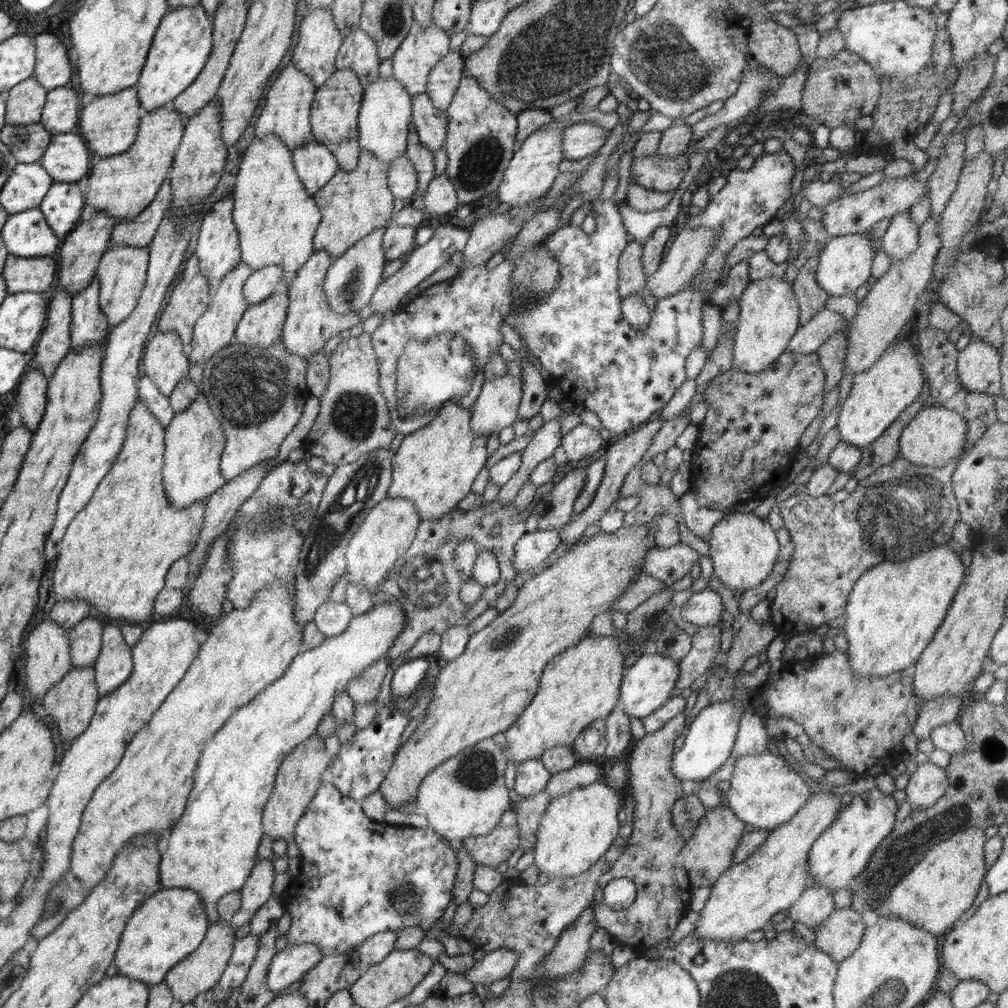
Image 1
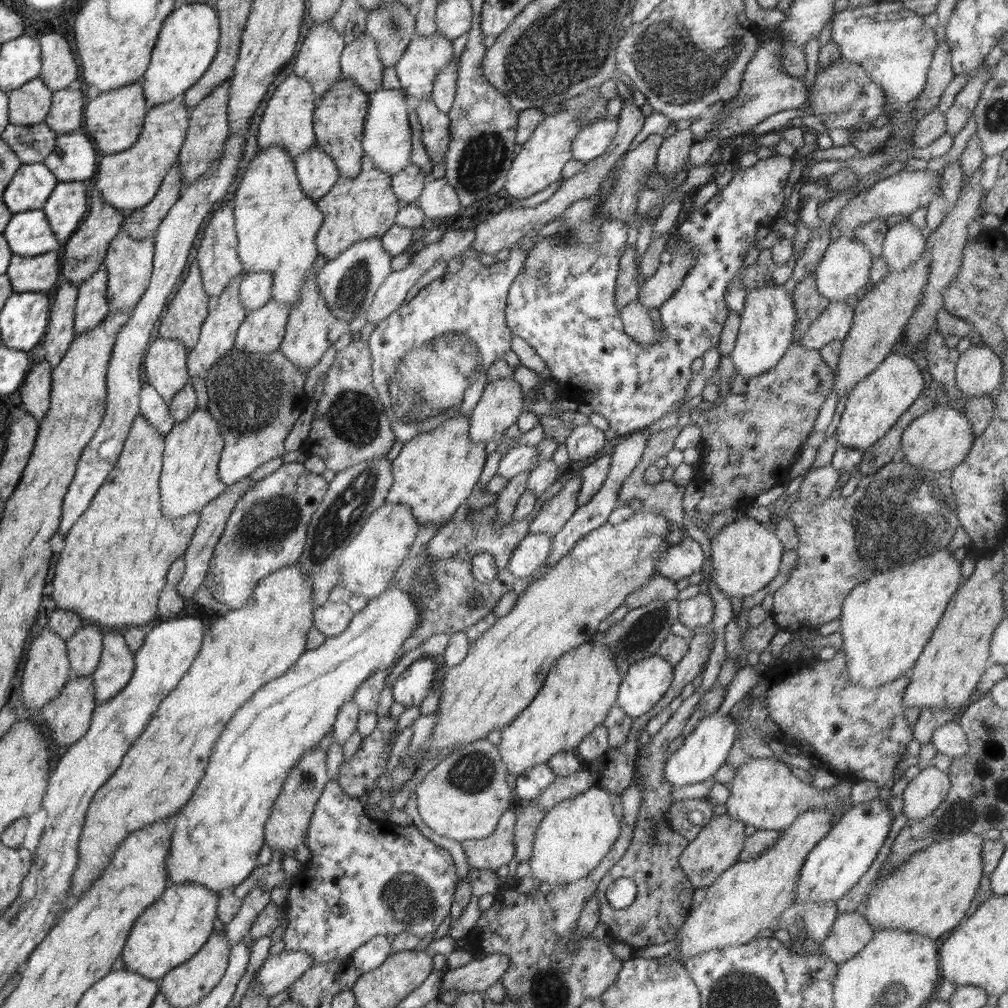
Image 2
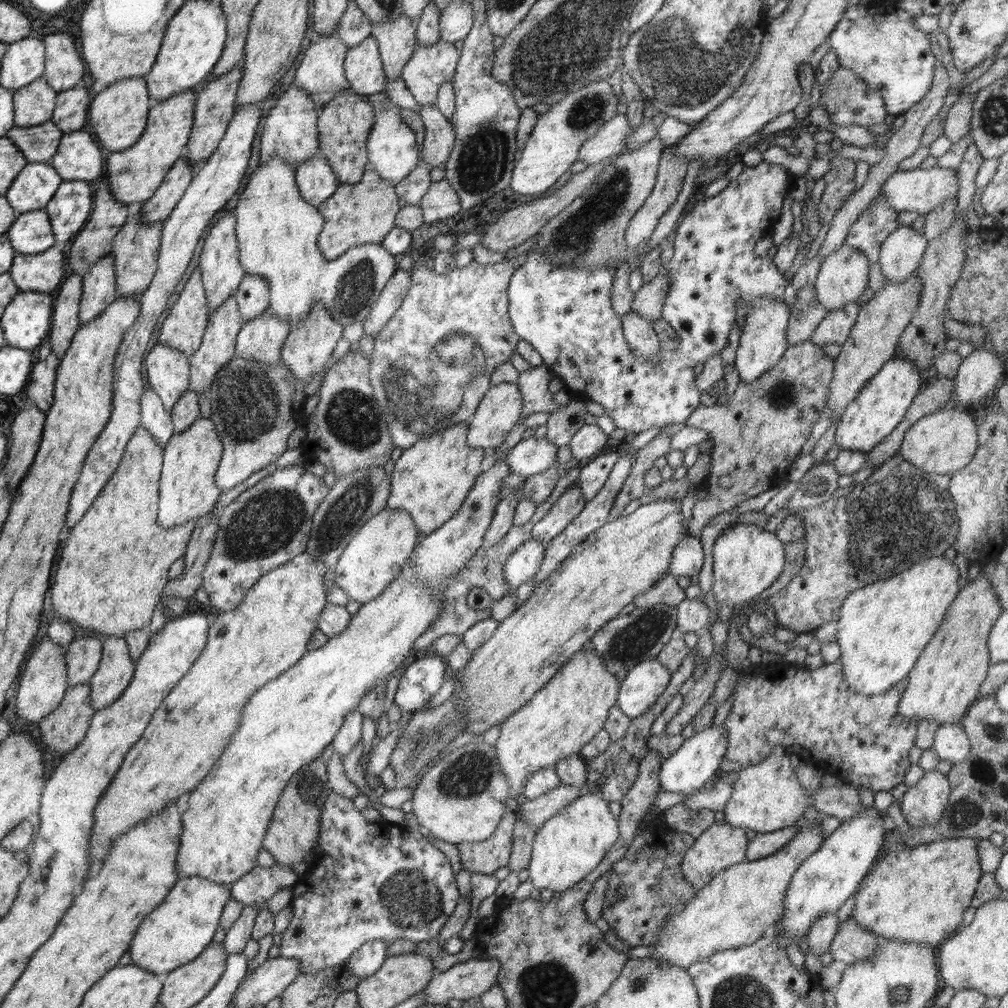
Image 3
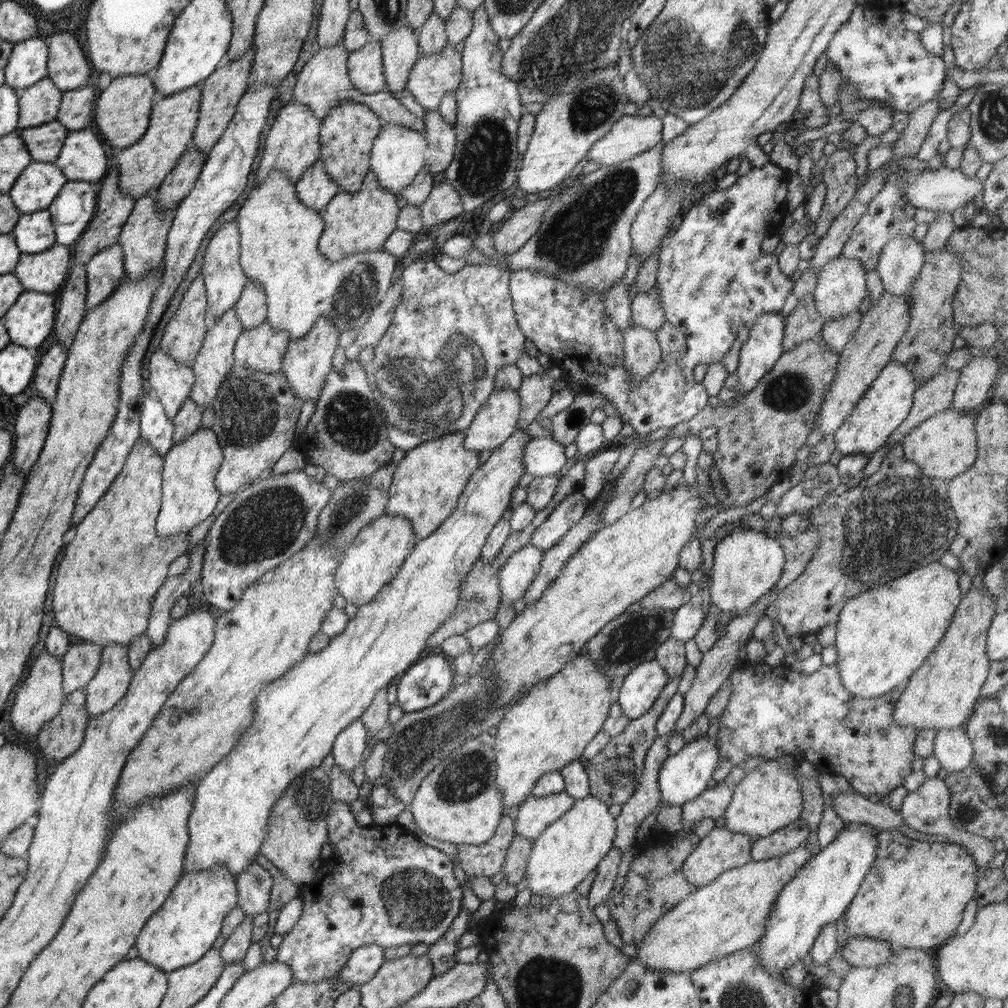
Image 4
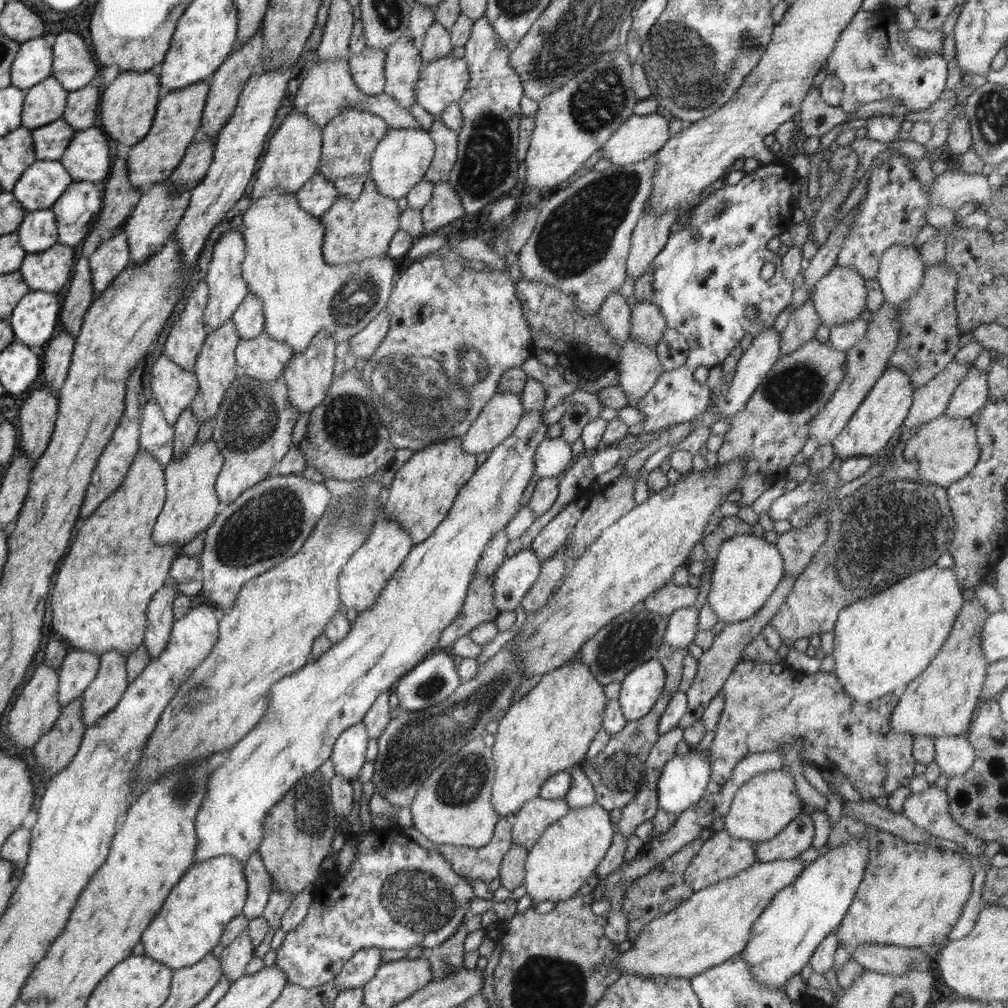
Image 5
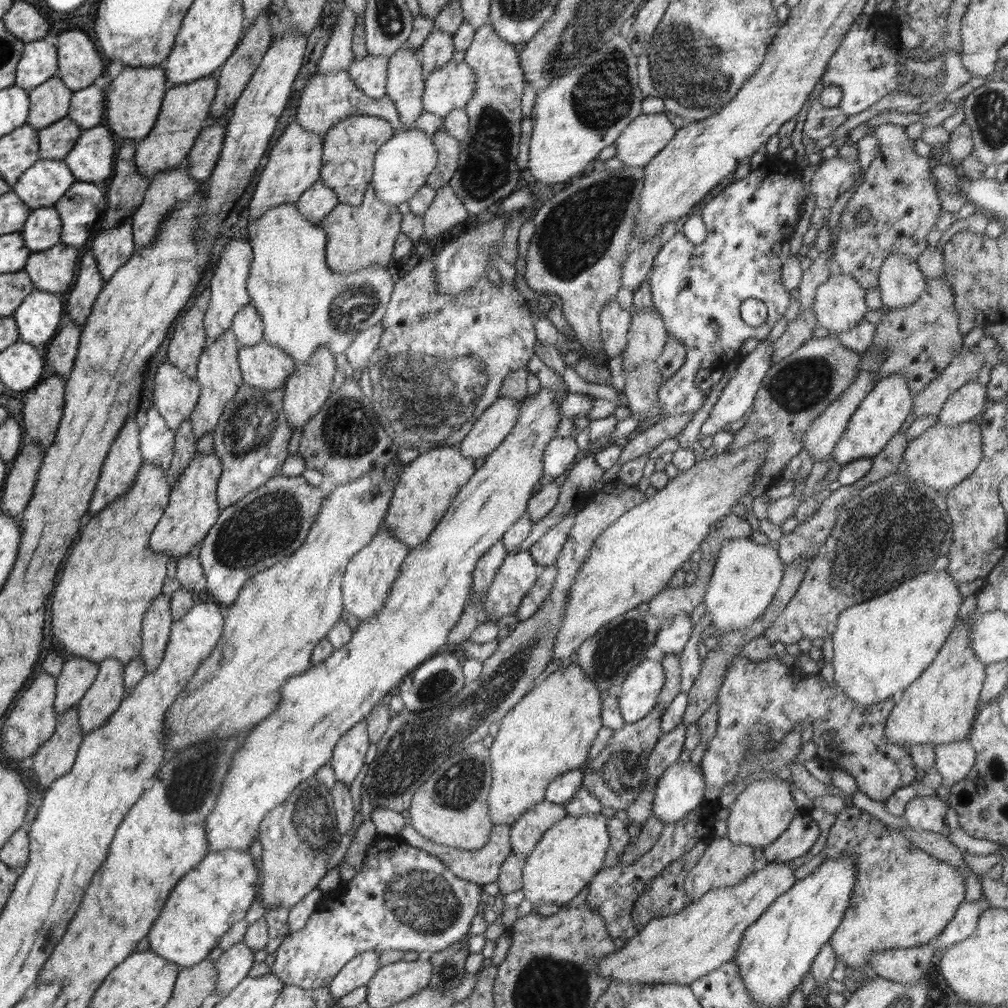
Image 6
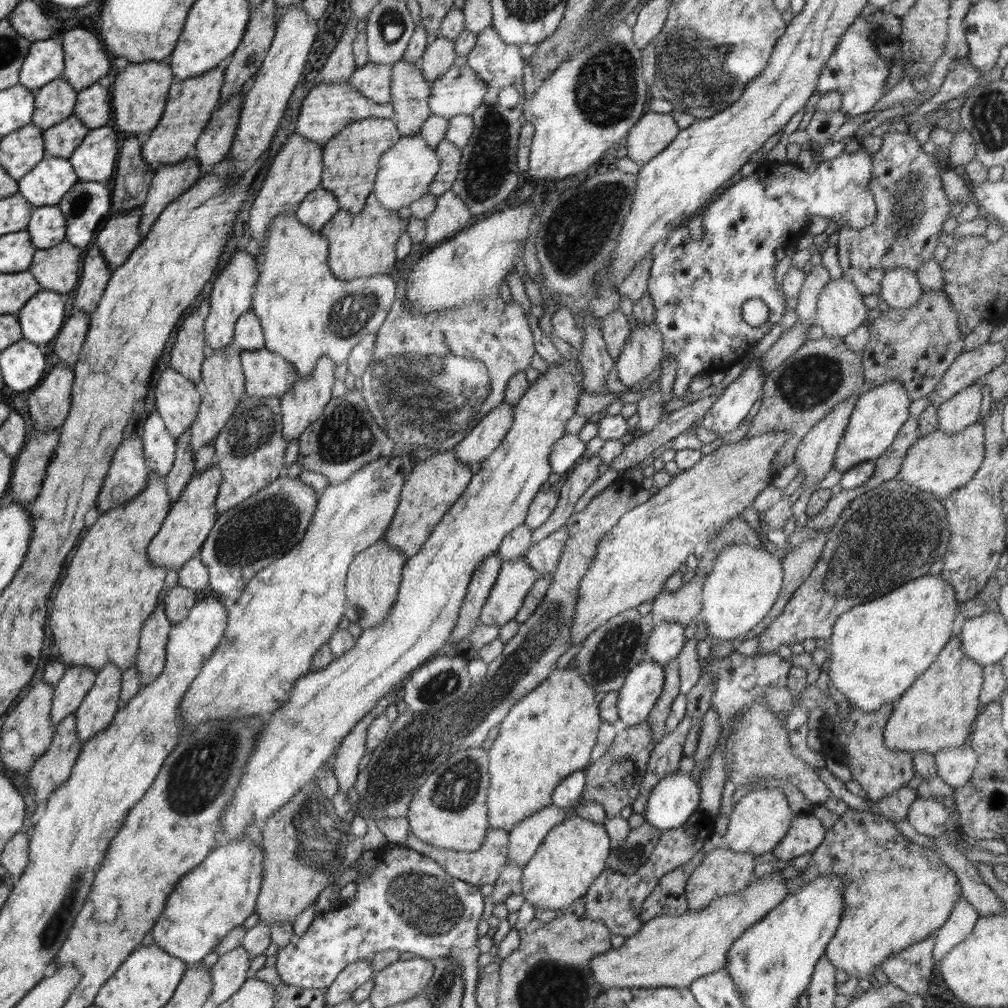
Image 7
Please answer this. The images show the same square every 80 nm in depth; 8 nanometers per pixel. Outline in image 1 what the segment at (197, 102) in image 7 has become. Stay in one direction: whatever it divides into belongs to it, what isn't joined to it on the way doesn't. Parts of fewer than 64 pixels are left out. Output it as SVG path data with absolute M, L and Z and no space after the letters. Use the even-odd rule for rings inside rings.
M173 104L163 105L152 111L143 113L136 140L126 152L108 157L94 159L90 172L87 174L88 188L83 197L89 210L103 210L120 222L125 218L138 216L156 198L160 186L165 182L172 166L174 153L182 140L186 118L173 109Z

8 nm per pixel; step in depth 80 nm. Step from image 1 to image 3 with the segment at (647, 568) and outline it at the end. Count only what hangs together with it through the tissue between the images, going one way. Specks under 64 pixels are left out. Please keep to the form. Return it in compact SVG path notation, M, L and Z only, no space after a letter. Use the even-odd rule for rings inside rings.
M686 536L674 547L668 574L675 578L698 575L703 562L704 553L700 538Z

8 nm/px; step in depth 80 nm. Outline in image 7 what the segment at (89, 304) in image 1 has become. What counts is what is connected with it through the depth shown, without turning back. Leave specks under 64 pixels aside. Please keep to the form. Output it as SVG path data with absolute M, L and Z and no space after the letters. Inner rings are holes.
M141 206L118 214L111 213L94 236L94 244L107 260L108 268L112 273L124 264L132 251L141 244L142 238L139 233L141 214Z

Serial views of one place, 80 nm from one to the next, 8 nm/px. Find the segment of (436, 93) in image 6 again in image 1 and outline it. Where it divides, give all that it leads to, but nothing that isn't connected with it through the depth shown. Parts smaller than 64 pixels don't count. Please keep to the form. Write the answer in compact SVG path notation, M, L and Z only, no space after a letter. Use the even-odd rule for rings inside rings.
M434 23L432 26L422 30L418 27L412 28L406 36L406 40L400 44L398 50L392 55L393 77L402 83L408 94L413 97L426 92L428 75L430 70L448 54L449 37Z

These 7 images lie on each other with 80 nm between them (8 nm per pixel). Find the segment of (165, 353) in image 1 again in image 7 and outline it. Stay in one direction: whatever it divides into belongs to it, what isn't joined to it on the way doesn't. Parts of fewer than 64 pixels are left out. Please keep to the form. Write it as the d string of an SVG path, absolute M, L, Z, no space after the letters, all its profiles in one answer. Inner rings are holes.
M167 367L156 386L156 411L176 441L190 428L200 410L199 386Z

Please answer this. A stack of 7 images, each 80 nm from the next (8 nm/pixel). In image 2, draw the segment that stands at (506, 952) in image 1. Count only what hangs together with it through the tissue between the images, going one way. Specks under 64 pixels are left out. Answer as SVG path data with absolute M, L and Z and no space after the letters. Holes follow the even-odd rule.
M500 953L486 955L483 959L472 959L462 967L447 969L438 990L440 993L454 990L459 994L484 992L501 980L508 967L508 956Z

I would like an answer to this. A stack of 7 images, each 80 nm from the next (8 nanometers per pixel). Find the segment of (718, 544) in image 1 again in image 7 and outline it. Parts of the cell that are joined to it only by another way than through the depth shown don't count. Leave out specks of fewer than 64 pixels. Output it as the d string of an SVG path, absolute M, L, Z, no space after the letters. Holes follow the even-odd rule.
M748 544L726 545L718 550L715 557L713 571L705 575L702 591L701 619L708 627L708 637L697 641L697 654L700 659L706 659L711 655L711 643L714 640L734 640L740 635L747 634L772 610L783 583L783 568L781 560L762 547L757 549Z

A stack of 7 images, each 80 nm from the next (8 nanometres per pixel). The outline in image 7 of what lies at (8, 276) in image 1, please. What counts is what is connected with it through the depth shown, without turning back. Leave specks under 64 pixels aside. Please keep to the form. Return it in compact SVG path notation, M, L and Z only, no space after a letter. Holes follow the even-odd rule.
M59 242L47 249L37 249L29 271L36 277L42 289L58 293L72 291L81 275L79 247Z

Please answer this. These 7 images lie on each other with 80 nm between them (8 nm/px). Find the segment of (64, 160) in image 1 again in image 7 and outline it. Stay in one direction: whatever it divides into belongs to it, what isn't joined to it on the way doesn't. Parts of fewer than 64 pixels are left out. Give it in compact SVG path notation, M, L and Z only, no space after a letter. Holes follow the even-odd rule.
M104 125L89 129L69 158L79 181L106 183L110 180L115 173L118 141L119 132L114 127Z

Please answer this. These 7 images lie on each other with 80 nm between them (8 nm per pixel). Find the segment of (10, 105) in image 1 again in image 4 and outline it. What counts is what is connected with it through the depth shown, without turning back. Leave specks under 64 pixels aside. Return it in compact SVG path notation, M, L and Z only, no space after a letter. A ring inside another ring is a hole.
M47 76L26 89L15 89L18 95L18 129L37 127L53 121L60 108L63 91Z

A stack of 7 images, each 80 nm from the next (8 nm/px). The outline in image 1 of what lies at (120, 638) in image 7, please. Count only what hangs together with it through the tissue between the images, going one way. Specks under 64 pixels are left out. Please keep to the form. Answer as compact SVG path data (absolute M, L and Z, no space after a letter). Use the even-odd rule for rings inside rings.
M138 399L136 406L134 406L134 409L130 412L126 441L122 446L122 450L120 450L120 454L118 454L116 462L114 462L112 468L107 472L107 475L104 476L104 480L100 482L100 486L96 488L96 492L94 492L90 504L84 506L84 508L74 516L74 520L72 520L72 524L68 526L68 530L66 530L66 534L64 534L64 538L62 538L62 542L58 542L57 561L54 574L52 574L53 592L55 593L56 600L87 600L92 605L92 616L95 617L97 614L100 614L100 616L109 618L116 624L118 620L127 620L130 622L135 622L137 620L143 621L155 613L153 609L154 601L156 600L158 592L165 587L165 578L172 563L180 558L188 557L195 547L196 541L200 536L200 531L202 530L202 525L204 525L204 511L206 511L207 505L207 498L199 500L198 504L192 504L192 506L188 506L188 508L184 508L184 510L174 510L174 508L168 504L169 498L163 487L163 476L161 473L164 466L164 452L165 428L158 420L154 420L154 416L152 416L146 404Z

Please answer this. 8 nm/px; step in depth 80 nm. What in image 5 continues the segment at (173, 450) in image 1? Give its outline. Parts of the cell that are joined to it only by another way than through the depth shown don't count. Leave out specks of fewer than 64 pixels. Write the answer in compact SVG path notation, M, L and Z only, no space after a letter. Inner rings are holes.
M212 439L208 442L196 441L186 450L184 456L171 458L163 469L167 488L166 504L154 525L152 540L155 543L178 543L184 546L196 534L208 529L208 525L221 510L215 482L222 467L223 457Z

